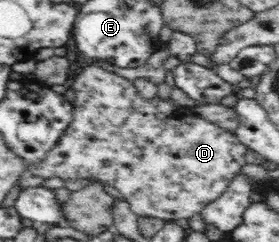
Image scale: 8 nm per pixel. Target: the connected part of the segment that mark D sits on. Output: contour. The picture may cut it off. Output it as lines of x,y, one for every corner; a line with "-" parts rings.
87,66
72,78
70,87
75,91
72,122
64,130
61,140
50,149
40,162
31,163
28,175
47,178
95,178
117,188
128,201
133,215
153,216
164,221
190,219
201,214
207,204
227,191
231,180
248,168
248,146
232,129
220,128
214,121
204,120
191,108
157,97
147,98
136,90
127,77
108,72
100,66

